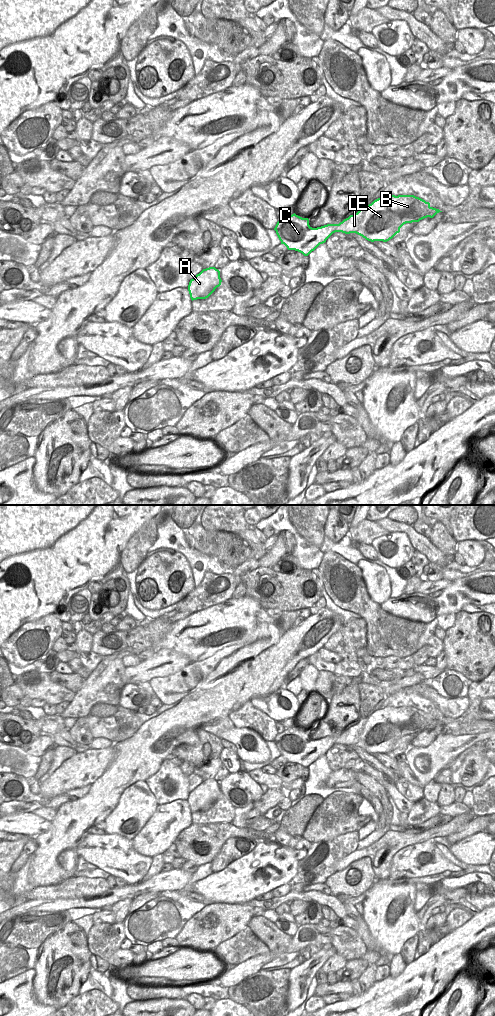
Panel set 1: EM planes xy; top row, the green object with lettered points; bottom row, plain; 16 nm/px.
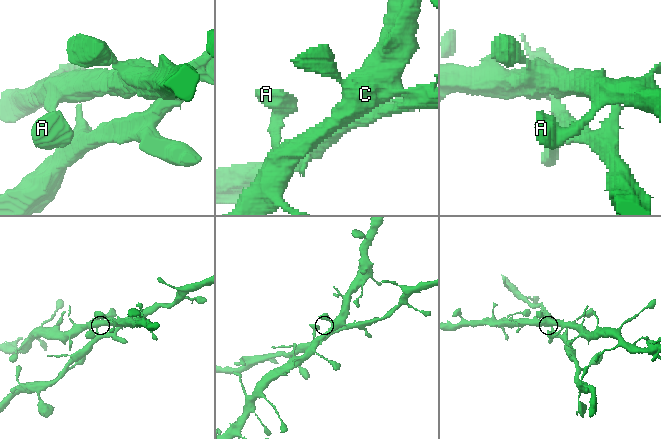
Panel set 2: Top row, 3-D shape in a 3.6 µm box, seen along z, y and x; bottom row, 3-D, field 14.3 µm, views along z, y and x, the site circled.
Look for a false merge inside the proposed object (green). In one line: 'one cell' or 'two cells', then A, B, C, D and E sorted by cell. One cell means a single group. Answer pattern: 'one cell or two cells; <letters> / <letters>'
two cells; A C / B D E

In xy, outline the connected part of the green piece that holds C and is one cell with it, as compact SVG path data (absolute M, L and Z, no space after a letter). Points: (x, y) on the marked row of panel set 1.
M294 213L278 221L274 230L281 244L288 250L295 250L308 256L333 233L340 232L338 227L339 224L327 224L312 228L308 218L302 218Z

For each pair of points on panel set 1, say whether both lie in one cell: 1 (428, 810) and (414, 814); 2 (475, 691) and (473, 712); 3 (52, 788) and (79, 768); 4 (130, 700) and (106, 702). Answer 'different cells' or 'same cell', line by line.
1: same cell
2: same cell
3: same cell
4: different cells

